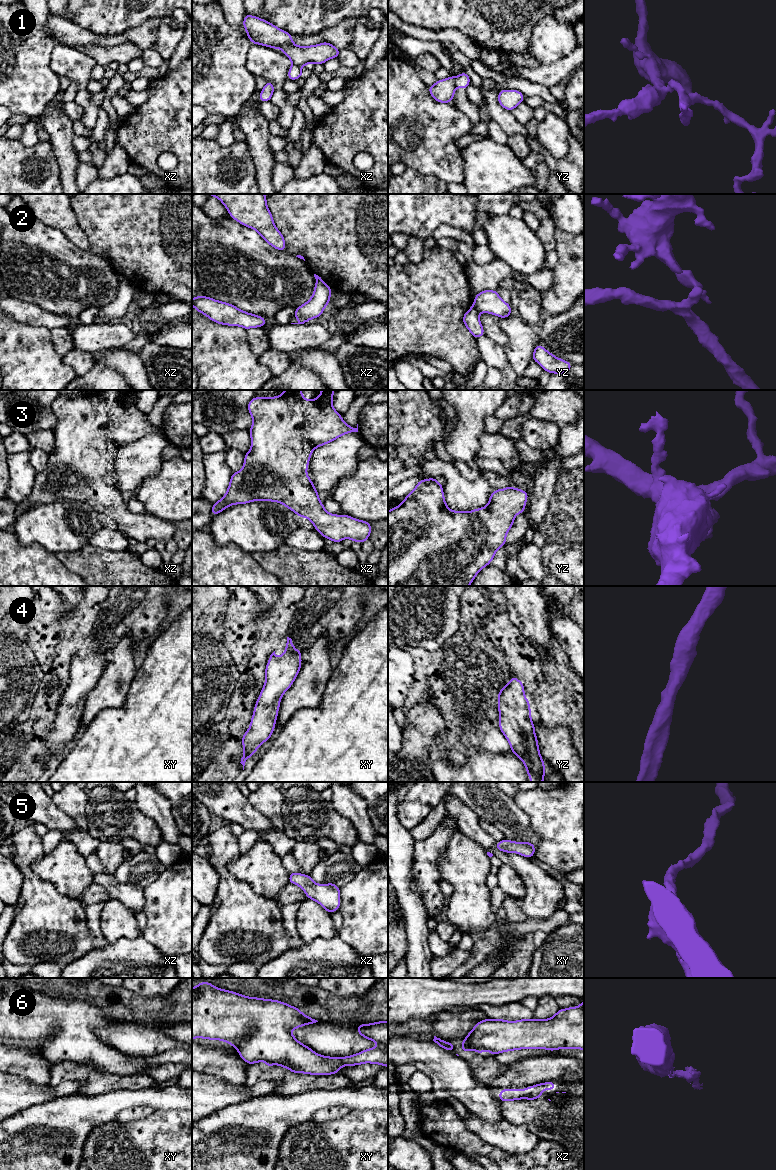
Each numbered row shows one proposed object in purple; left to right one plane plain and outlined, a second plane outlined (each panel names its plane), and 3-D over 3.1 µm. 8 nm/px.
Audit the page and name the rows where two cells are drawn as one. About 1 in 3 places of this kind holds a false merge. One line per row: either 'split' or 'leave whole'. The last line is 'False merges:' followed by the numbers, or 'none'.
1: split
2: split
3: leave whole
4: leave whole
5: leave whole
6: split
False merges: 1, 2, 6

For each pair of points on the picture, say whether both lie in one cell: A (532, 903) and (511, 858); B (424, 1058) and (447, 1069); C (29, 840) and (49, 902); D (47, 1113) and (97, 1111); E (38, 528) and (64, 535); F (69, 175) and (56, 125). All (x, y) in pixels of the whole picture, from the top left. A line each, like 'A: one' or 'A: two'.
A: one
B: one
C: one
D: one
E: one
F: one

